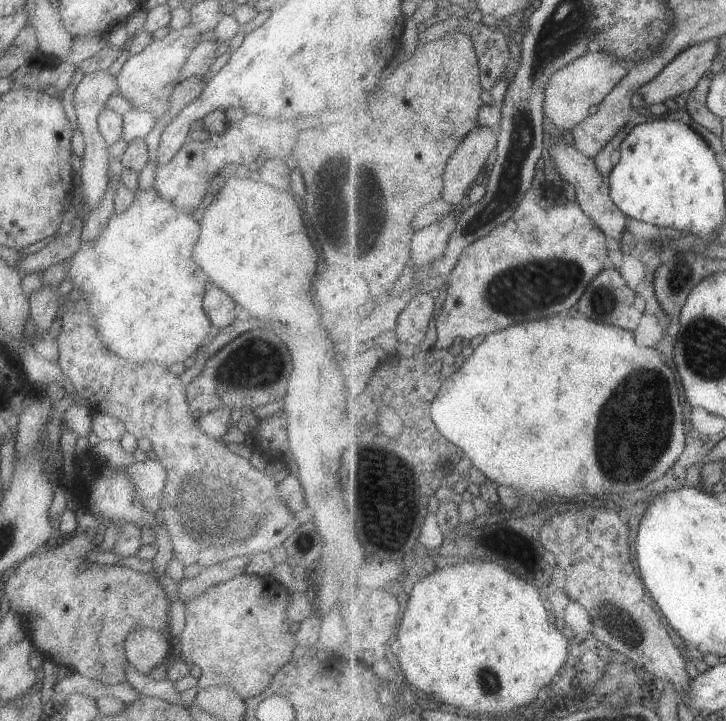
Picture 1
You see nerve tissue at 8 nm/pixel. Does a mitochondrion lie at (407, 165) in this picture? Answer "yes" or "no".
no

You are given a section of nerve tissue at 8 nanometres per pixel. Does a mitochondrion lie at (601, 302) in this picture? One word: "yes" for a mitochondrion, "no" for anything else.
yes

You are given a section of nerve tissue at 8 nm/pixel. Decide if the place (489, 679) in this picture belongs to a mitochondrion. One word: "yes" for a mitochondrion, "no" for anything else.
yes

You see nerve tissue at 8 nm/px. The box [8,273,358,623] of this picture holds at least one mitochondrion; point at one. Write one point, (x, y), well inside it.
(42, 460)

